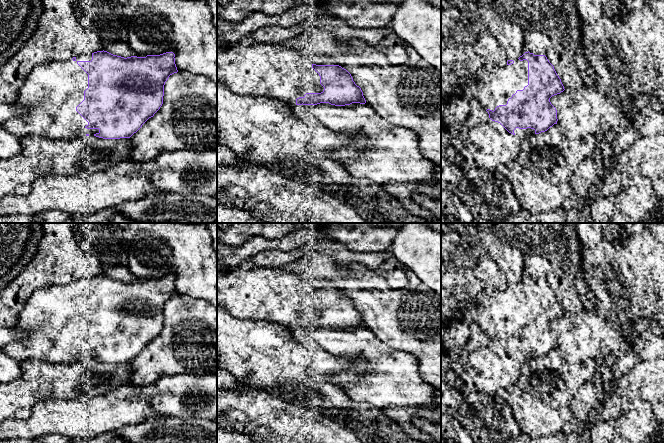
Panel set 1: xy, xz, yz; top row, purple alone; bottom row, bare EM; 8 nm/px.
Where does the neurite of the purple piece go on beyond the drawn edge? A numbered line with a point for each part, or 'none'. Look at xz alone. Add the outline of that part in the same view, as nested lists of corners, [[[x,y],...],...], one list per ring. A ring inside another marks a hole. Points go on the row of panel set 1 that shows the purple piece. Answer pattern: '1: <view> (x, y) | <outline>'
1: xz (263, 69) | [[[217,42],[217,81],[222,82],[233,93],[243,96],[272,97],[291,106],[296,99],[306,93],[321,93],[319,74],[297,50],[275,43],[238,43]]]

